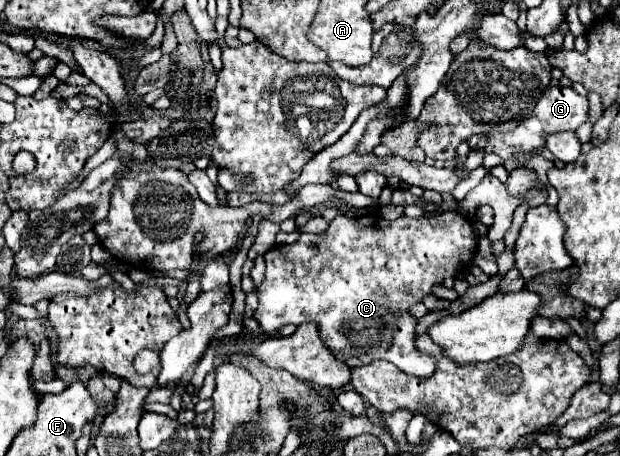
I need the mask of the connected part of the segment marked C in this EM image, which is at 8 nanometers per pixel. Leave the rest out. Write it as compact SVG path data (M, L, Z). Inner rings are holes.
M455 210L453 212L439 212L439 214L423 214L419 218L407 218L407 216L399 216L397 220L393 222L387 222L385 218L377 218L375 224L371 220L371 216L361 216L361 218L347 218L343 214L335 216L335 220L331 220L329 224L329 232L325 238L317 236L317 234L301 234L299 240L295 244L281 244L281 246L273 246L269 252L265 252L265 264L267 264L267 270L265 270L265 280L263 284L259 286L257 290L257 296L259 296L259 308L257 308L257 314L255 318L259 320L261 324L261 330L265 334L273 334L277 332L277 328L285 326L285 324L303 324L303 322L317 322L321 324L321 338L323 342L331 348L331 352L335 356L339 356L339 360L343 360L345 364L349 366L365 366L365 364L371 364L379 358L387 360L387 362L393 362L395 366L399 366L403 372L407 374L413 374L413 376L419 376L419 378L427 378L435 372L435 358L429 356L429 354L421 354L419 350L415 350L415 326L417 326L417 320L413 316L409 316L407 308L409 304L413 304L413 300L421 300L423 296L427 296L431 292L431 286L435 284L443 284L443 278L445 276L451 276L455 274L455 268L461 268L461 266L467 266L471 264L473 256L475 256L475 248L477 248L477 238L473 234L473 226L469 220L461 218Z

